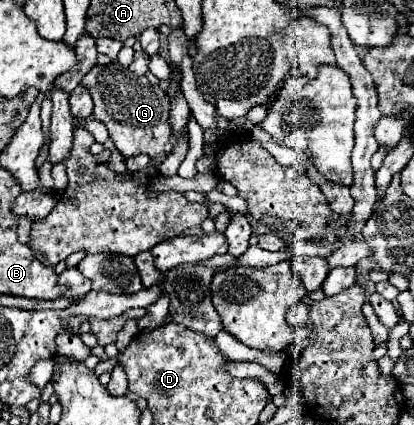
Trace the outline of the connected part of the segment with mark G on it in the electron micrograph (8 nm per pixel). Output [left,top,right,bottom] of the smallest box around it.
[81,61,171,157]

